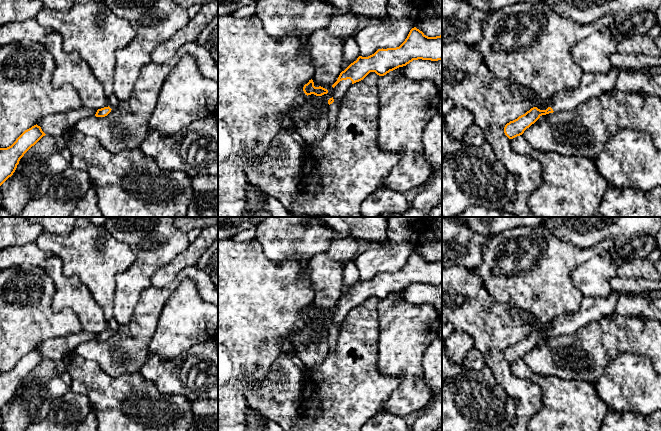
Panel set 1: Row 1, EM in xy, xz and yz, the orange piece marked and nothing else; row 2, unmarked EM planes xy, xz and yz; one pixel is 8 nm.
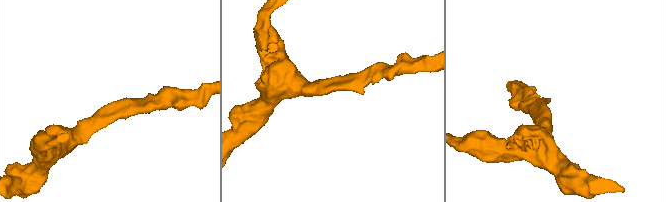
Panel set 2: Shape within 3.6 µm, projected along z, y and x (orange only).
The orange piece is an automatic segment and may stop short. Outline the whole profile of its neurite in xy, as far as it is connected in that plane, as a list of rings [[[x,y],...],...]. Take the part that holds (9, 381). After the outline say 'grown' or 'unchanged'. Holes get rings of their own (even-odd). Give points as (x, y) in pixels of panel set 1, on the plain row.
[[[37,348],[25,354],[7,372],[0,372],[0,410],[13,399],[20,383],[46,358]]]; unchanged

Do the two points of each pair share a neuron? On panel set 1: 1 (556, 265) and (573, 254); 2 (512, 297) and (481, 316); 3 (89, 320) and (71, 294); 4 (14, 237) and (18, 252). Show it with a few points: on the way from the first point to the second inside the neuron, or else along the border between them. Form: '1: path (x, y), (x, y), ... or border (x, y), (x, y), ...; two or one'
1: path (560, 261), (564, 257), (569, 256); one
2: border (485, 287), (496, 301), (517, 306), (524, 312); two
3: path (89, 314), (77, 300); one
4: border (34, 242), (26, 242), (10, 247); two

